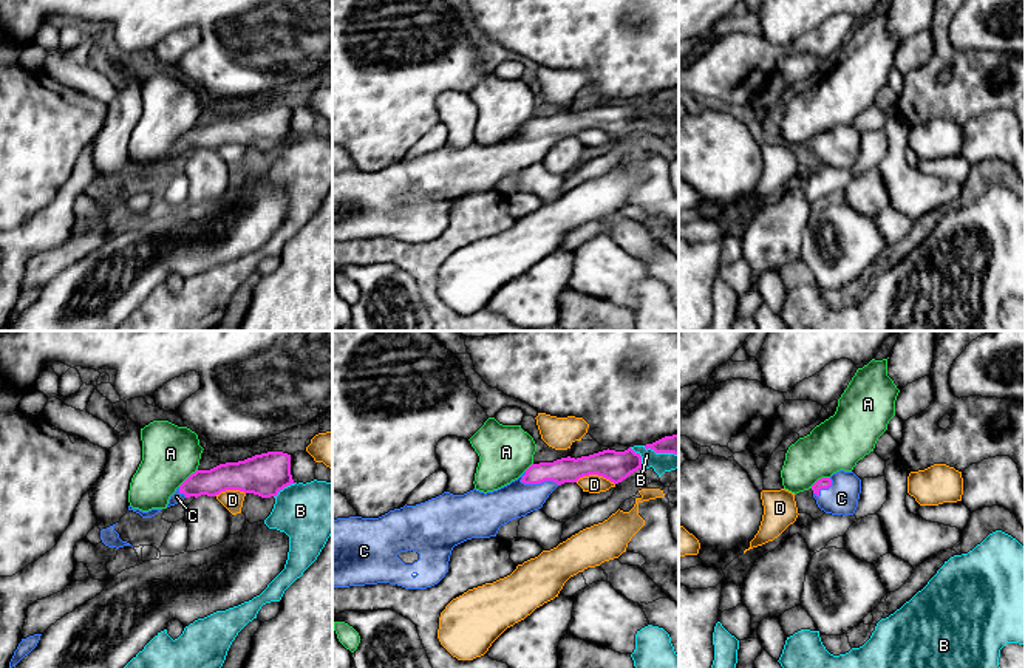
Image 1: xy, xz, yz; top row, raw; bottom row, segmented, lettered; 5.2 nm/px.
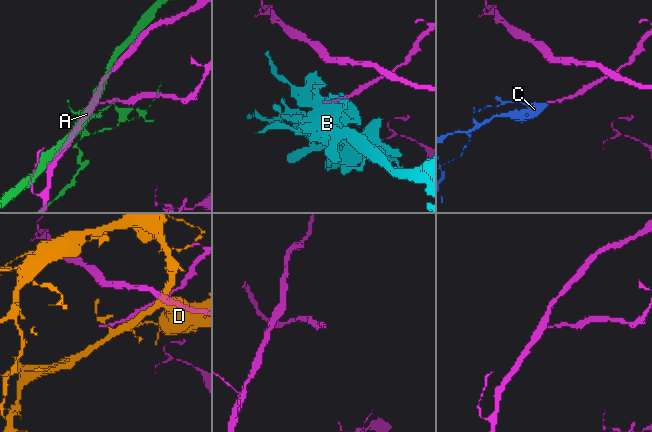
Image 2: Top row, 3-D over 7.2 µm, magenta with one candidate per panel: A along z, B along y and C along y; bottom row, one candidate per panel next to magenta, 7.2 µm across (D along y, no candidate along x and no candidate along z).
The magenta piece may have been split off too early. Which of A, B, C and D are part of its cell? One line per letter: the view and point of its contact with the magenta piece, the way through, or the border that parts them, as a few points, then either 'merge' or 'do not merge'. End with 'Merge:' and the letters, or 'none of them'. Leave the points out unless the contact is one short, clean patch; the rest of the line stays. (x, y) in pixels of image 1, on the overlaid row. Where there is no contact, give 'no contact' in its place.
A: meets magenta in yz at (821, 478); border along yz (829, 477), (821, 477), (810, 487); do not merge
B: meets magenta in xz at (640, 456); do not merge
C: meets magenta in xz at (540, 483); runs through xz (568, 469), (548, 475), (540, 483), (515, 500); merge
D: meets magenta in xz at (595, 473); do not merge
Merge: C

